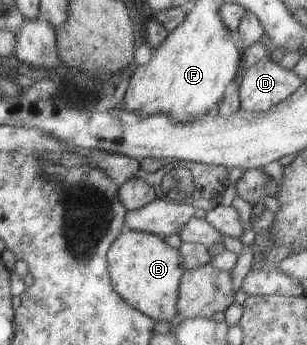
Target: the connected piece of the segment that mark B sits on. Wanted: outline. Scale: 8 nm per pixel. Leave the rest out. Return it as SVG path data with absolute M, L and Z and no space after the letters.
M124 229L108 248L107 266L110 285L120 299L155 321L170 323L175 317L184 261L180 252L164 243L161 236Z

